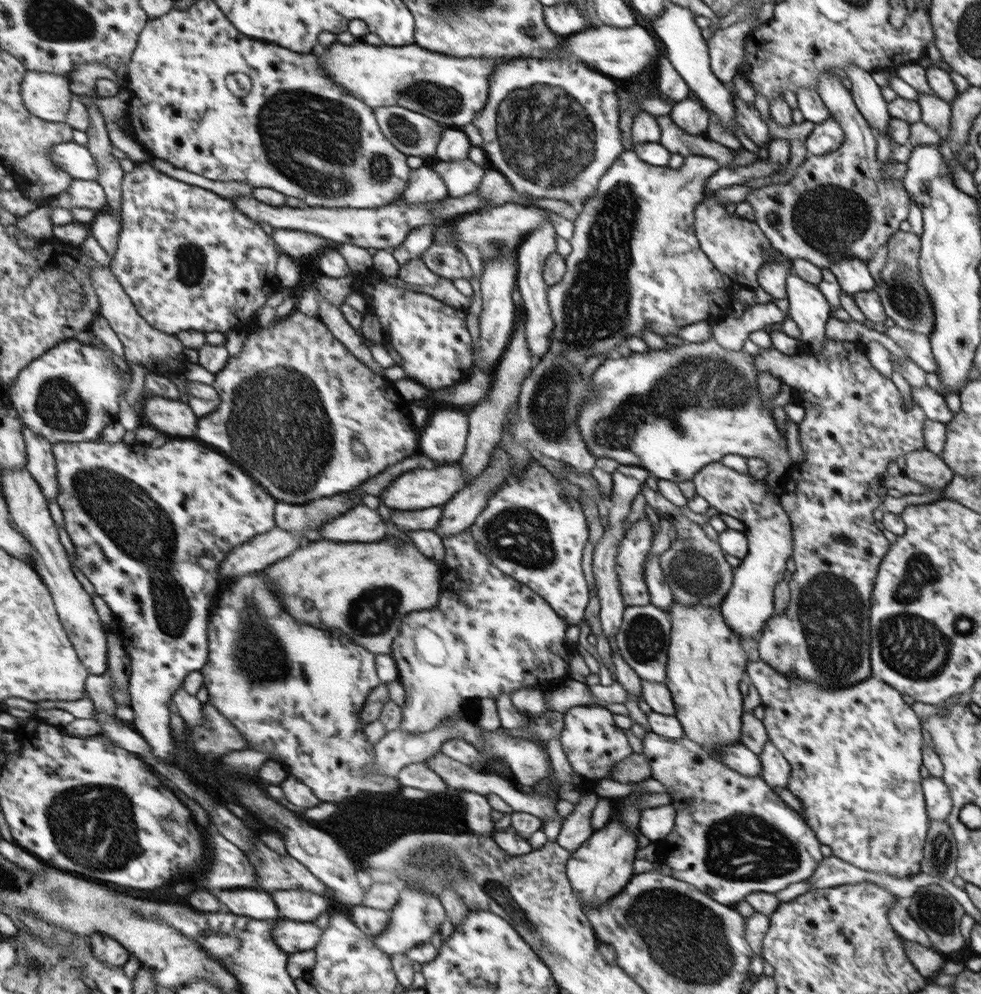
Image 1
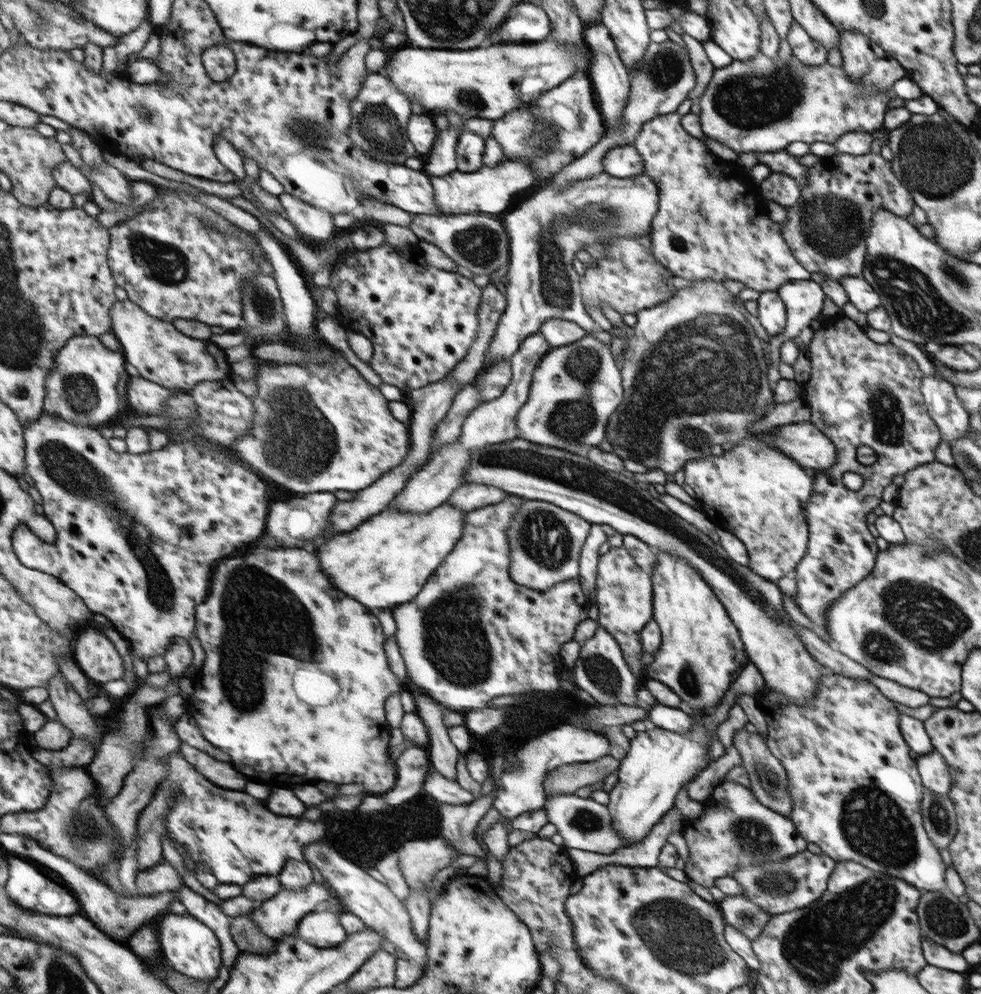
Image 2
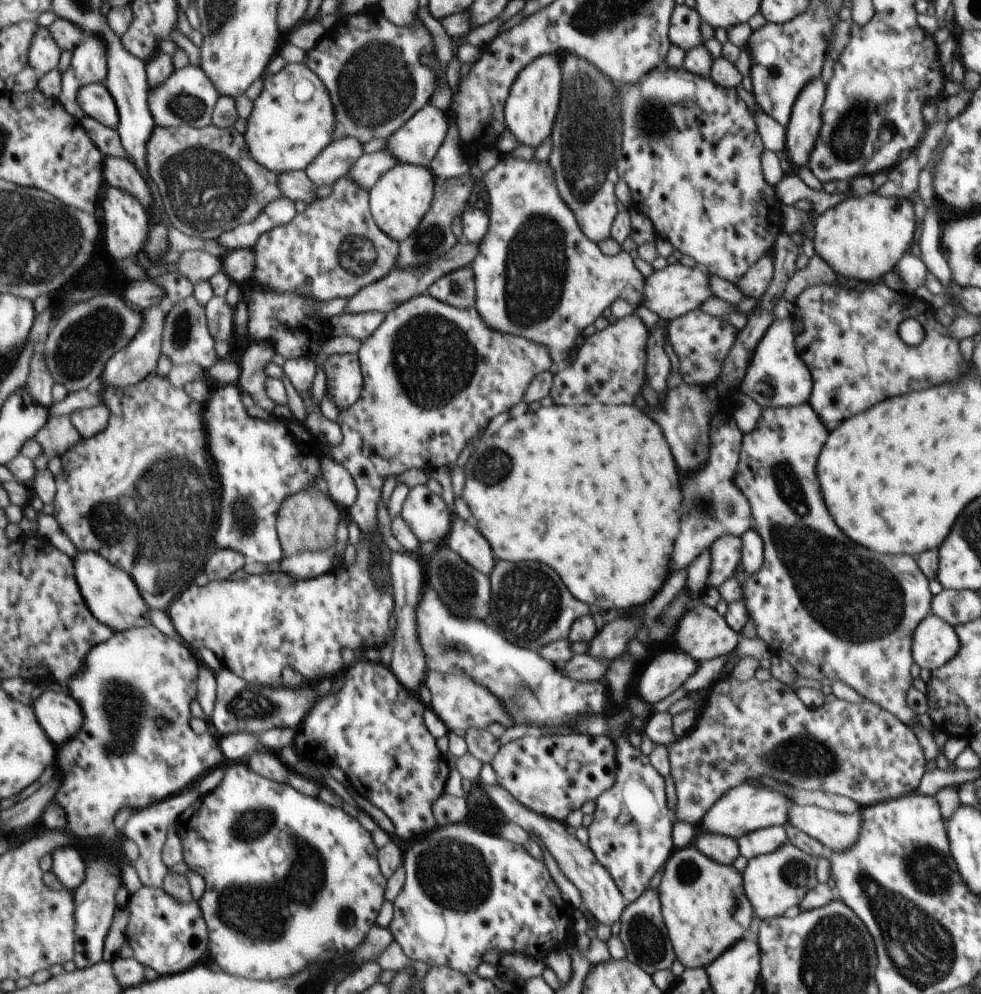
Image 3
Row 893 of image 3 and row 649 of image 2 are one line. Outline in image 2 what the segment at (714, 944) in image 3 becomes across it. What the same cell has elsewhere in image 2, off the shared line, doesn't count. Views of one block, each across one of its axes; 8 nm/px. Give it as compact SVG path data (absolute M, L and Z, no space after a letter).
M654 546L650 551L657 562L652 569L651 580L654 583L654 621L661 631L661 645L655 652L654 661L648 665L648 678L664 683L682 699L682 705L687 712L698 711L708 714L708 708L717 708L728 690L730 682L738 678L742 668L750 662L746 647L738 628L732 623L730 612L720 602L720 598L712 590L712 586L704 581L704 576L687 560L663 552Z

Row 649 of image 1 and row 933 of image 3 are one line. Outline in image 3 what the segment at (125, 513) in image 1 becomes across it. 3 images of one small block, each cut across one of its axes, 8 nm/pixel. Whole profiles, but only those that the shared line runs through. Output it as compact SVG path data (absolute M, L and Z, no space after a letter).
M143 886L130 896L130 916L137 930L130 930L129 941L136 952L136 958L161 975L180 974L198 962L211 950L211 927L201 903L178 902L163 888Z

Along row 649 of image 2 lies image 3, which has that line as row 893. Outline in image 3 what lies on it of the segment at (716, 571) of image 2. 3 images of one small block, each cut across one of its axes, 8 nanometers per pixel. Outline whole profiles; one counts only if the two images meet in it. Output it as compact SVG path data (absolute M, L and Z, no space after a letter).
M790 841L774 852L751 858L742 875L744 890L756 916L762 920L770 919L783 916L789 908L800 906L804 897L816 886L816 866L818 864L810 854L798 850Z

